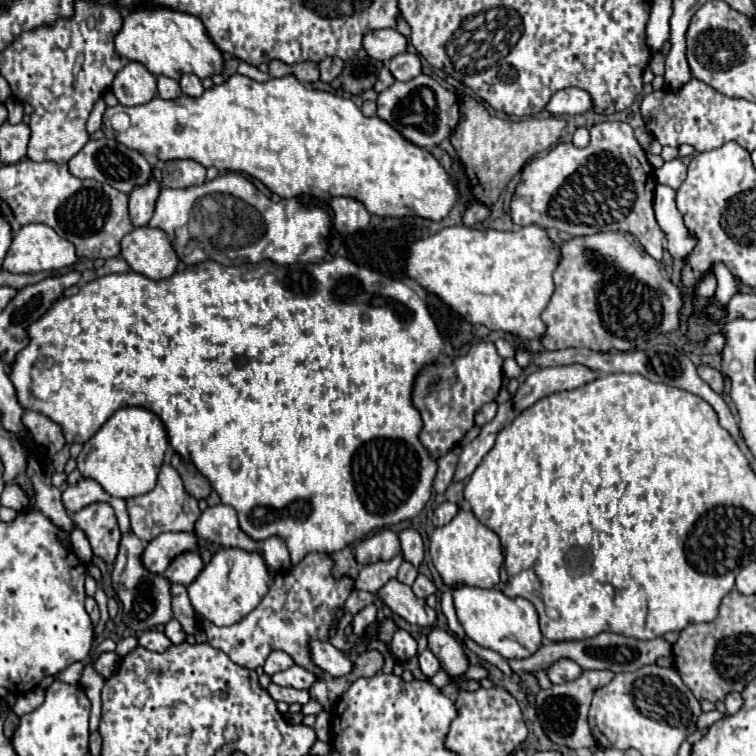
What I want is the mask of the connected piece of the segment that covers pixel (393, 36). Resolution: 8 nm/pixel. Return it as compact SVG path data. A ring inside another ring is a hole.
M377 29L373 33L367 33L363 41L363 49L367 51L367 55L379 61L389 61L391 57L403 53L405 47L407 39L395 29Z

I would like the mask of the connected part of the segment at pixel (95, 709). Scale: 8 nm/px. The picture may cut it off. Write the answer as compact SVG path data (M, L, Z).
M85 665L83 677L81 677L81 687L85 689L87 697L91 699L91 712L89 718L90 733L97 731L101 720L101 687L103 687L103 677L93 671L91 665Z

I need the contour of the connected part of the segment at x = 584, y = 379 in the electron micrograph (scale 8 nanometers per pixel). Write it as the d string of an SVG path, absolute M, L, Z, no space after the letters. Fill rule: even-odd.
M565 365L565 367L547 367L531 373L525 377L525 381L519 385L517 393L511 397L513 409L517 413L525 411L533 403L537 403L541 397L547 397L557 391L575 389L581 387L597 377L595 371L583 367L583 365Z

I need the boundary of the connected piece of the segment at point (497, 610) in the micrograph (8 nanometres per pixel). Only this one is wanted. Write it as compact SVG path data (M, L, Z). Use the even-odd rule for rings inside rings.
M457 587L453 589L453 603L459 623L465 635L481 647L497 651L505 659L525 659L537 653L543 645L543 633L539 629L539 617L535 605L523 597L505 597L499 589L477 589L477 587Z

